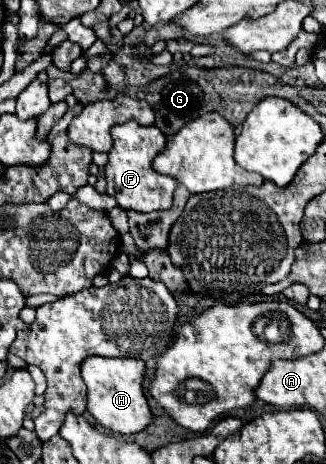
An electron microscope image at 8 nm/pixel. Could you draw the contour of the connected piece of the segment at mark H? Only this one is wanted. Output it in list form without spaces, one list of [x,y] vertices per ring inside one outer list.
[[[90,356],[80,366],[82,366],[82,378],[88,386],[86,408],[100,426],[118,434],[136,434],[136,432],[142,432],[152,422],[152,412],[148,408],[148,402],[142,390],[142,380],[144,380],[142,360]]]

